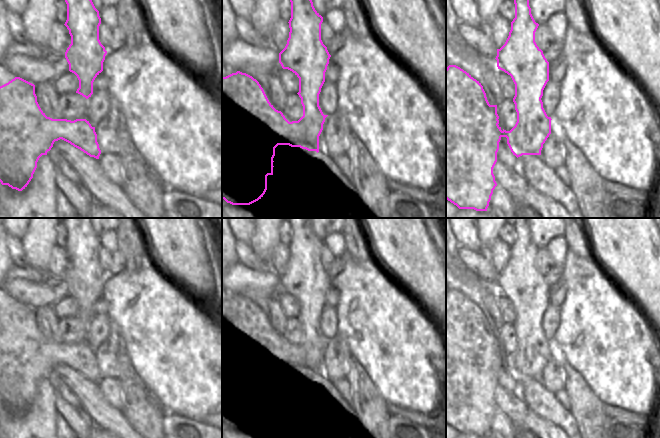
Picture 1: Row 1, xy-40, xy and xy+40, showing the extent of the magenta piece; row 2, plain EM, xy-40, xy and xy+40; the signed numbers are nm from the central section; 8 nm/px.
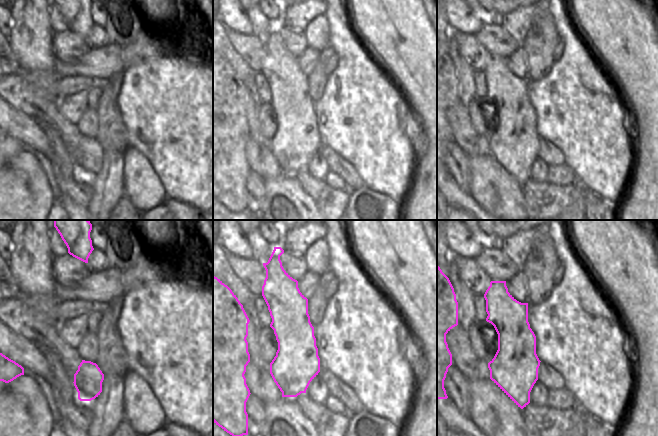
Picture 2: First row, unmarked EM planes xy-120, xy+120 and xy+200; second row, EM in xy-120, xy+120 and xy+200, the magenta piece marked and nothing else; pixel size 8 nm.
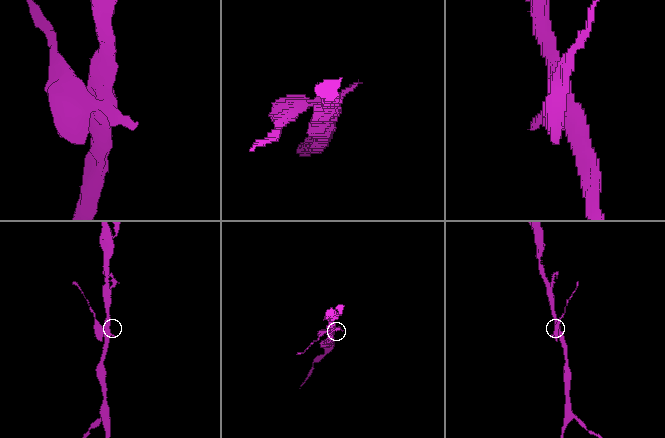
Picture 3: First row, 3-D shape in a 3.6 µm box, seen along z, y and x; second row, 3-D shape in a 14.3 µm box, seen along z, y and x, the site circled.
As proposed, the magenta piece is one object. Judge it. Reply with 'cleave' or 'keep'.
cleave

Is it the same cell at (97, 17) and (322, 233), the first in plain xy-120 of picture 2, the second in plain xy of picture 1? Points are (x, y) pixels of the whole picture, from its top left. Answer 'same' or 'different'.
different

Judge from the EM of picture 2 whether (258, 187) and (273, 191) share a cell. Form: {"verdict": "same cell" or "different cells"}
{"verdict": "different cells"}

